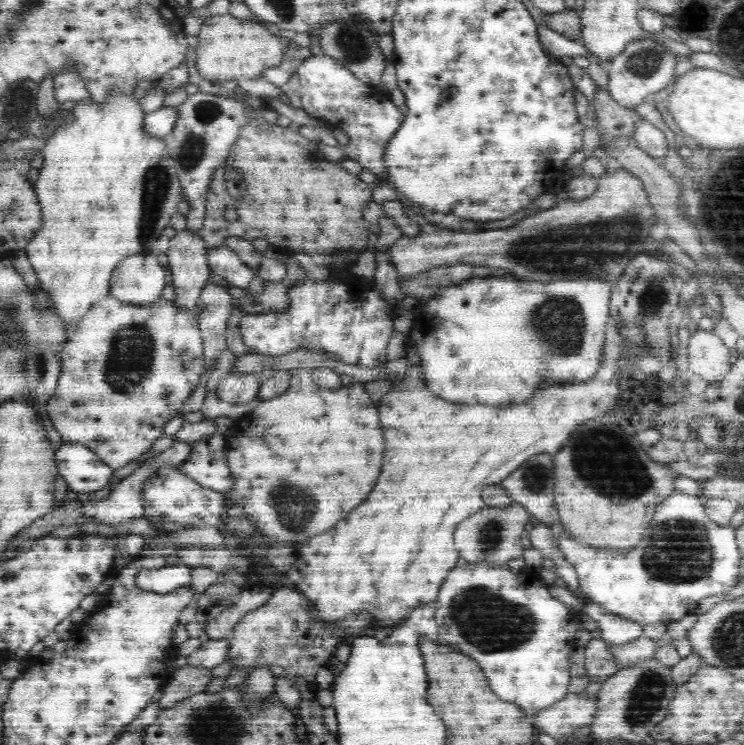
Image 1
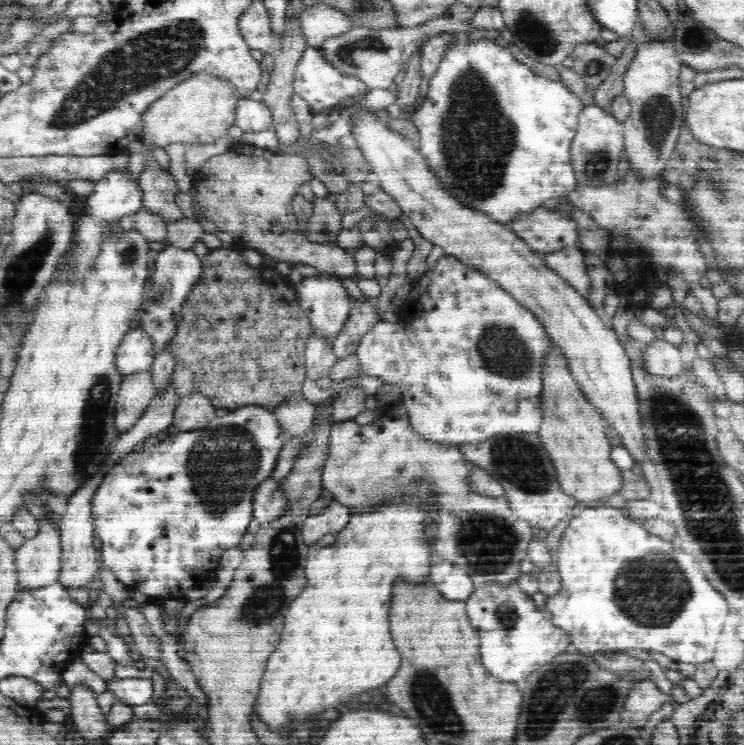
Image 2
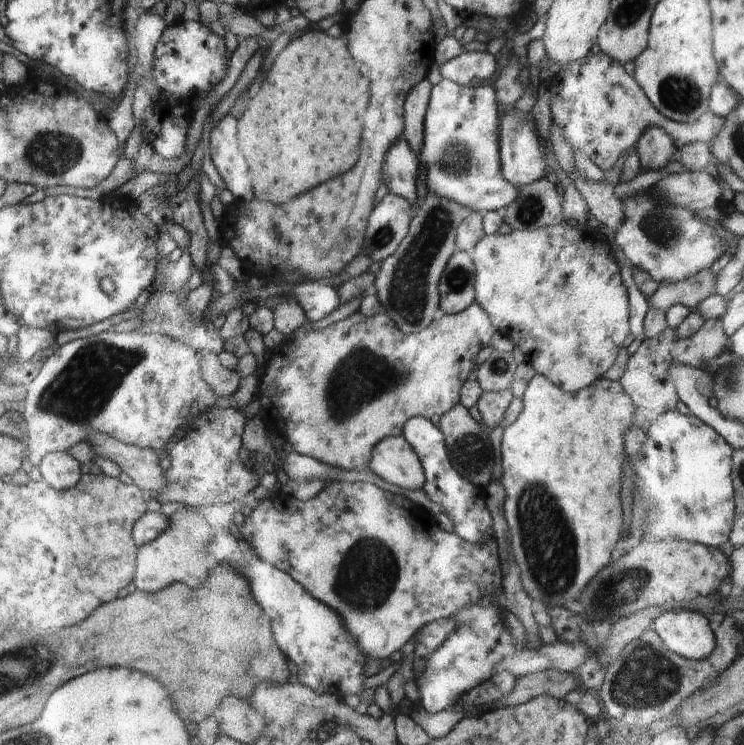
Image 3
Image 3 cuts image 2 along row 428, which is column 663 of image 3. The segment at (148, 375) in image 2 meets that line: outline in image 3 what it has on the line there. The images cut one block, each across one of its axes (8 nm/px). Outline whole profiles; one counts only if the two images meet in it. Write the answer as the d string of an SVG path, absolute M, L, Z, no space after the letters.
M599 53L590 58L575 60L571 63L562 64L561 70L547 81L548 90L551 92L550 109L552 124L556 123L562 130L562 136L572 146L572 149L582 149L600 170L607 173L616 160L634 144L638 143L640 135L646 132L648 127L662 127L675 144L705 142L711 144L717 133L722 130L727 120L708 110L696 123L679 123L667 119L661 112L656 110L647 93L638 83L635 77L624 71L623 65L607 54Z

